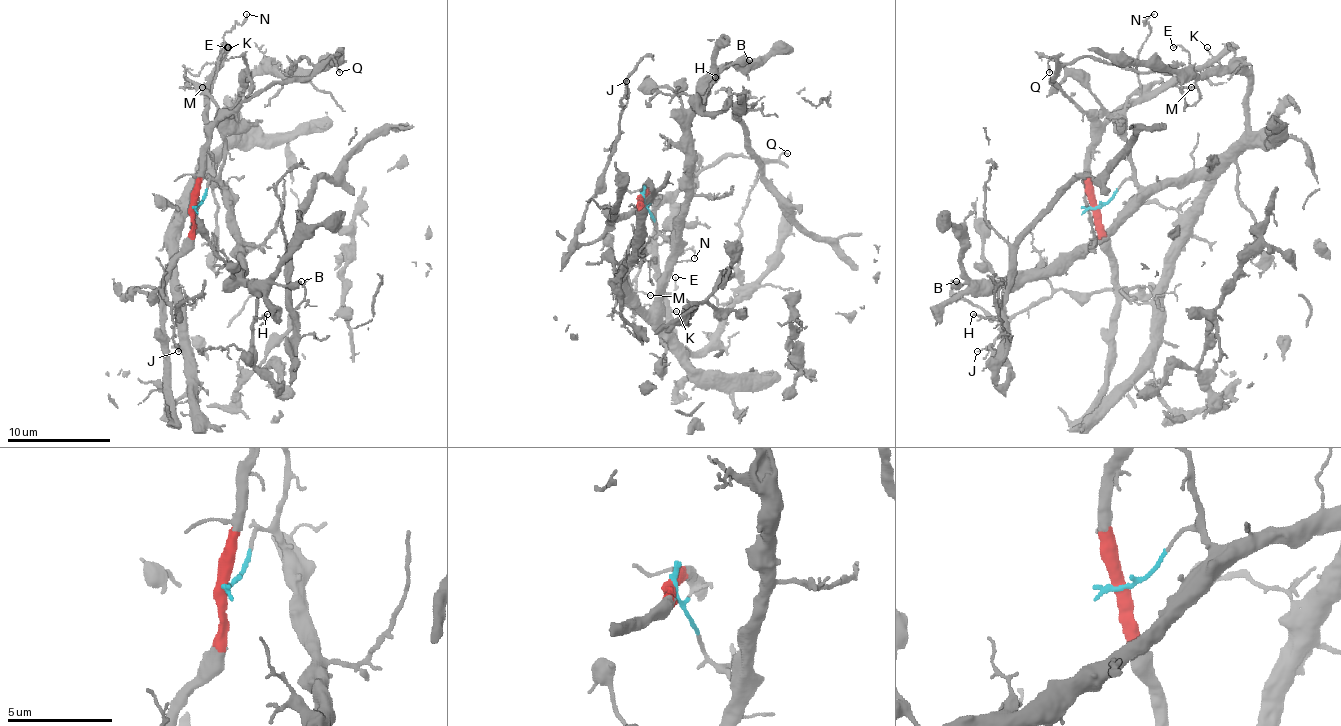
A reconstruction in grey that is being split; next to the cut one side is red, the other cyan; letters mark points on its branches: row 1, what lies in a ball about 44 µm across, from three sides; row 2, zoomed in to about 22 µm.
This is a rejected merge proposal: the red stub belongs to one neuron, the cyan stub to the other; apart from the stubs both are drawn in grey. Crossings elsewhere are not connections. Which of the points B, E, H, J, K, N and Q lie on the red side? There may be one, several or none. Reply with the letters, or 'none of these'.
E, J, K, N, Q

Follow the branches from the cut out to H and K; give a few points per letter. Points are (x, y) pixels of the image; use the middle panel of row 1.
H: (643, 199), (659, 232), (672, 243), (674, 222), (682, 214), (685, 199), (687, 119), (703, 103), (716, 77)
K: (641, 199), (649, 194), (654, 201), (654, 263), (664, 300), (664, 313), (677, 310)

